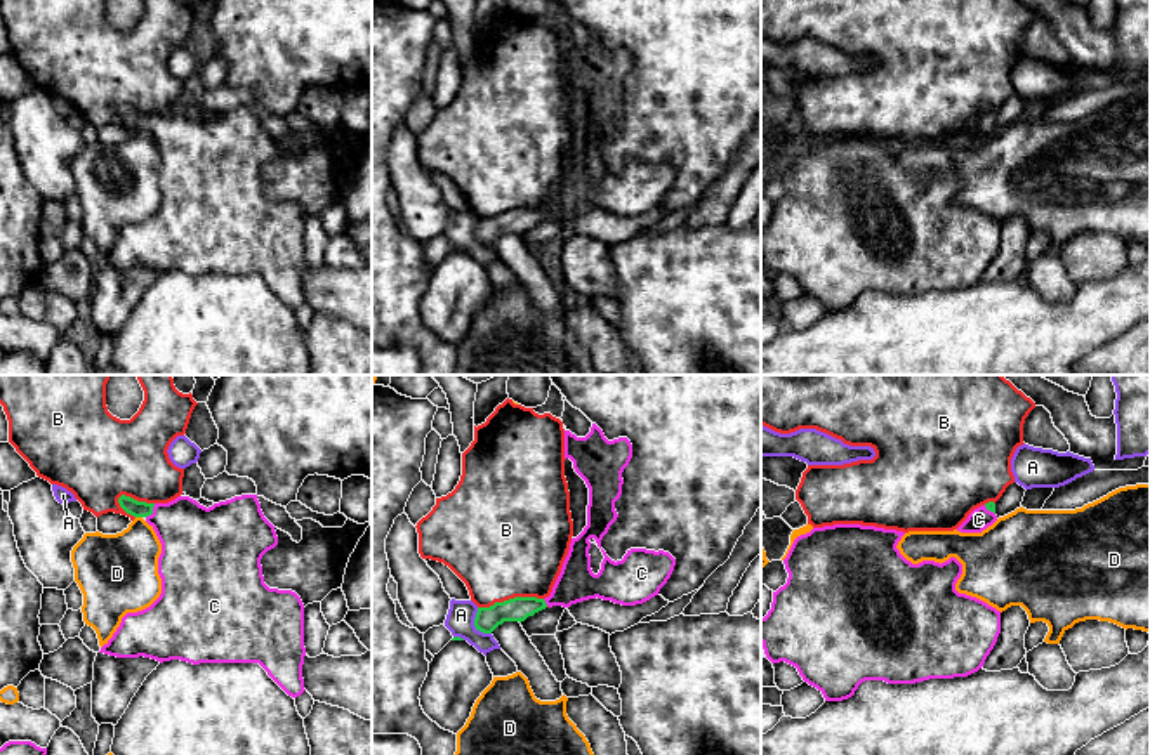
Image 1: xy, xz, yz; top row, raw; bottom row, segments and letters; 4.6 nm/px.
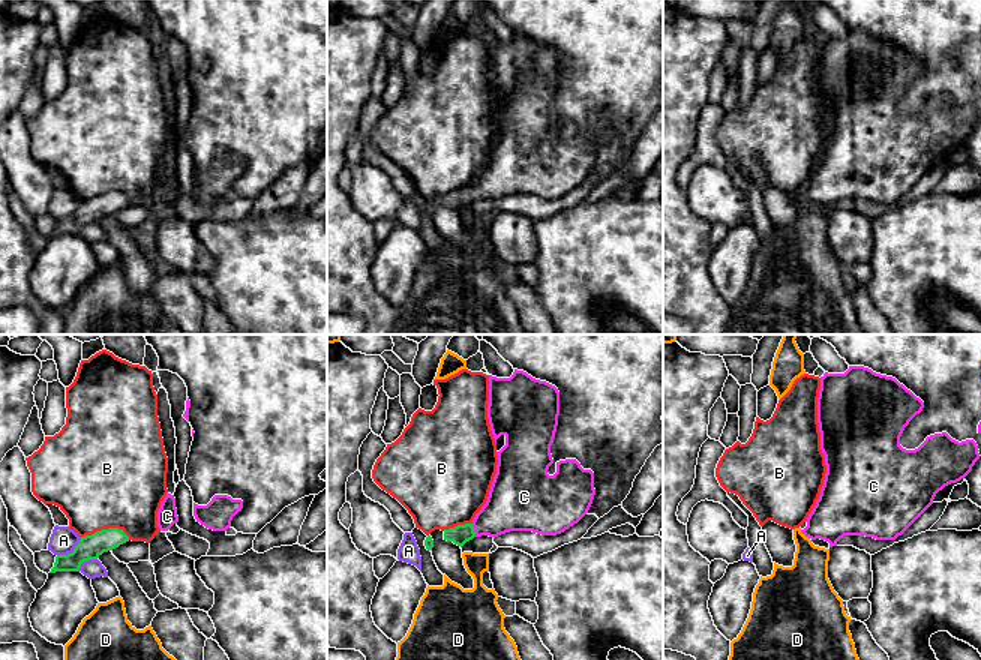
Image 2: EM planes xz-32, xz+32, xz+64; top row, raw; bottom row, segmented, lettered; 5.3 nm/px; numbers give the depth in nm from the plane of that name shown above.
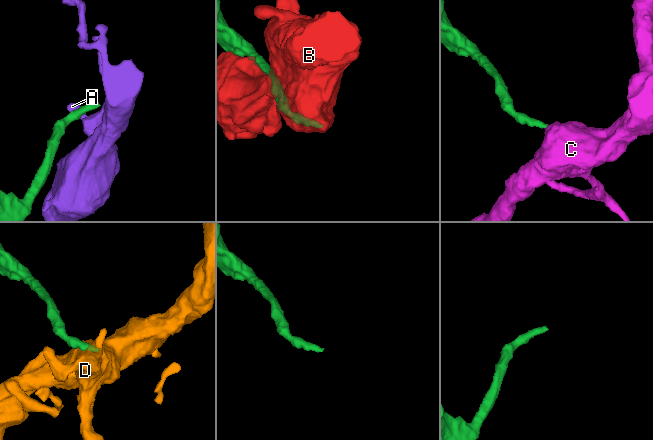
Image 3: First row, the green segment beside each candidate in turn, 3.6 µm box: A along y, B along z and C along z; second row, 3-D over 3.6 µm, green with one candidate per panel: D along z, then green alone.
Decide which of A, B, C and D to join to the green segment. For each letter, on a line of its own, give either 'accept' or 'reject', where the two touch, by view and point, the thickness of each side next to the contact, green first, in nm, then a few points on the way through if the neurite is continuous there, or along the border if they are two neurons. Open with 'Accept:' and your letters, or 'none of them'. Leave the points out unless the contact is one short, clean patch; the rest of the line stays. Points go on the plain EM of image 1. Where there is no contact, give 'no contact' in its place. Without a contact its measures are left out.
Accept: C
A: reject | xz (475, 236) | 110/130 nm | along xz (476, 219), (475, 236), (490, 245)
B: reject | xz (509, 210) | 110/480 nm
C: accept | xy (152, 122) | 80/320 nm | across xy (138, 120), (152, 122), (179, 136), (195, 151)
D: reject | xy (139, 127) | 80/320 nm | along xy (136, 127), (141, 129)

